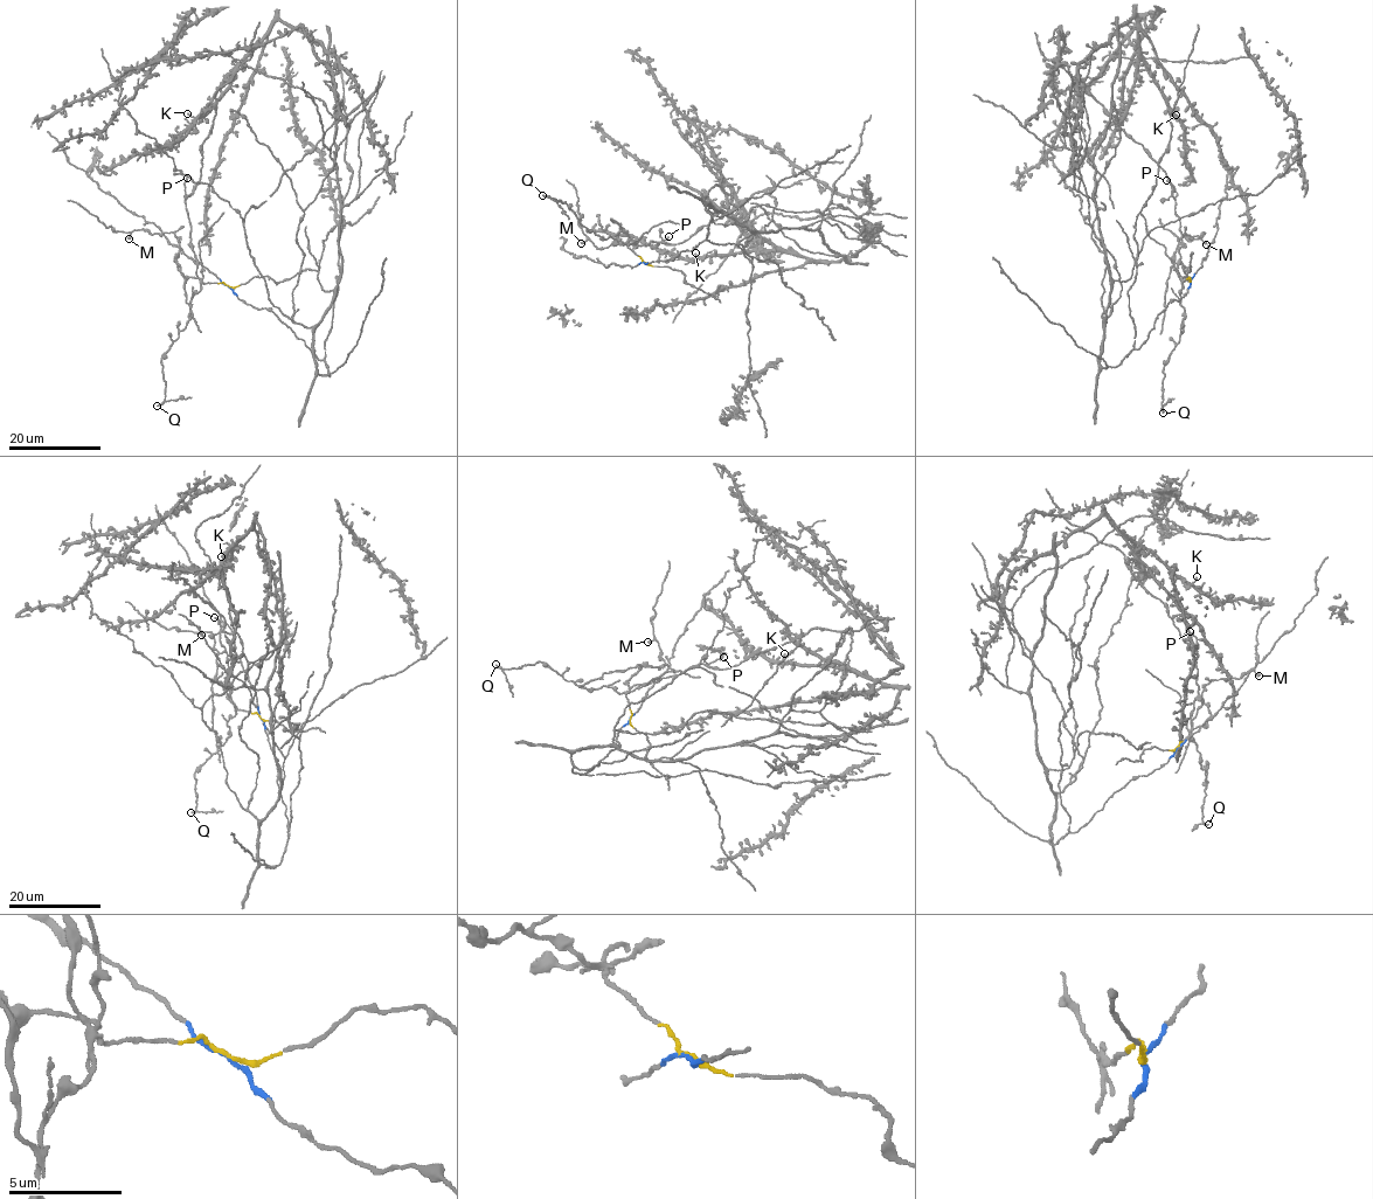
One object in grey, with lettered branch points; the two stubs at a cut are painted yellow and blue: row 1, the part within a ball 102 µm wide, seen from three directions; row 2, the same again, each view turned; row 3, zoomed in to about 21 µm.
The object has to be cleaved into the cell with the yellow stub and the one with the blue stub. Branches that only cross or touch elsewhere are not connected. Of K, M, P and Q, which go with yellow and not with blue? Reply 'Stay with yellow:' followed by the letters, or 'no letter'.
Stay with yellow: M, P, Q

